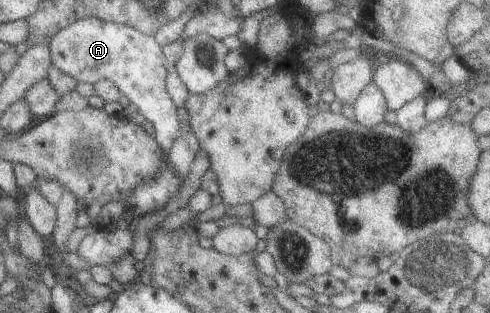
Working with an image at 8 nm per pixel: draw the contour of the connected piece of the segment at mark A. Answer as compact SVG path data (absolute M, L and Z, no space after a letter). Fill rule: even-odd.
M93 17L76 20L48 38L50 64L77 82L94 85L99 79L110 80L135 107L135 111L154 130L154 139L166 152L179 136L180 122L176 106L171 102L165 88L167 65L161 47L153 35L144 35L131 27L102 21Z

